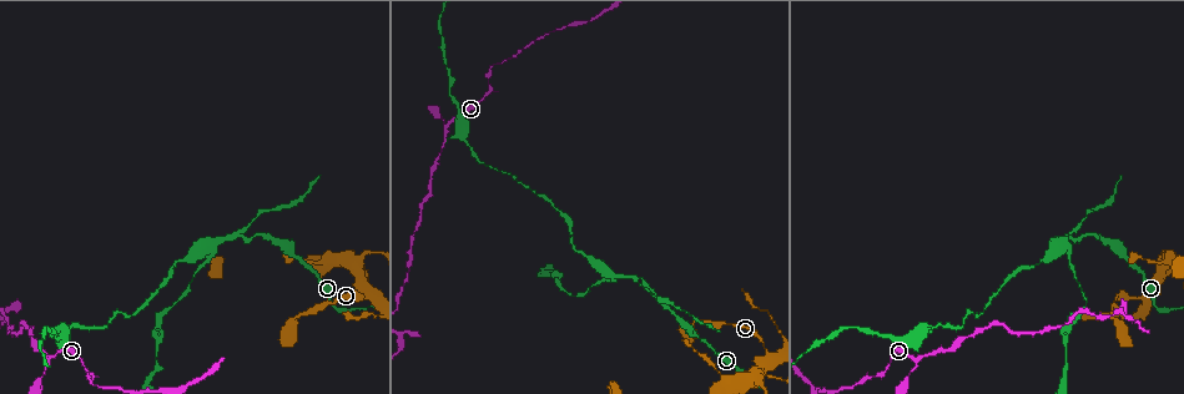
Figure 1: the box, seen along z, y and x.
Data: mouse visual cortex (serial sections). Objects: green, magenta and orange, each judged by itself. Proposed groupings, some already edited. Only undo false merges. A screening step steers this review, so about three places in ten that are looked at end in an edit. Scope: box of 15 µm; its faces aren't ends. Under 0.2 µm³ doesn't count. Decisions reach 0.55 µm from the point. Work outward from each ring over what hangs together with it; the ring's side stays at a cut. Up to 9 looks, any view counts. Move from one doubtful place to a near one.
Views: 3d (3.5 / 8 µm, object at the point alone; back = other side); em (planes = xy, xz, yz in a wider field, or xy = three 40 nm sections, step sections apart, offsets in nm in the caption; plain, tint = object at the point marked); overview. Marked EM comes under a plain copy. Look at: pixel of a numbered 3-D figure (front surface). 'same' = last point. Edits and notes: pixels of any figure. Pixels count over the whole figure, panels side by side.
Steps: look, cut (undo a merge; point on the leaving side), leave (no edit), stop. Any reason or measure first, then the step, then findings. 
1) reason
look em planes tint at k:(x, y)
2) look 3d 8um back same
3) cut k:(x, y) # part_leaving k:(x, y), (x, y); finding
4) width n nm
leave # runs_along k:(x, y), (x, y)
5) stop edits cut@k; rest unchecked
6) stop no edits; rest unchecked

calibre changes
look em xy step 5 tint at 1:(697, 335)

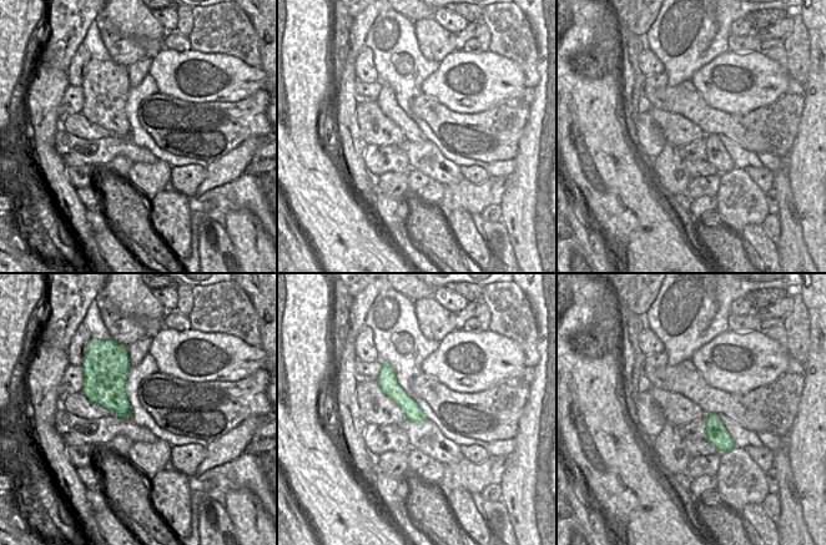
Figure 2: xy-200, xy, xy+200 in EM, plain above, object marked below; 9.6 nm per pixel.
look 3d 3.5um same

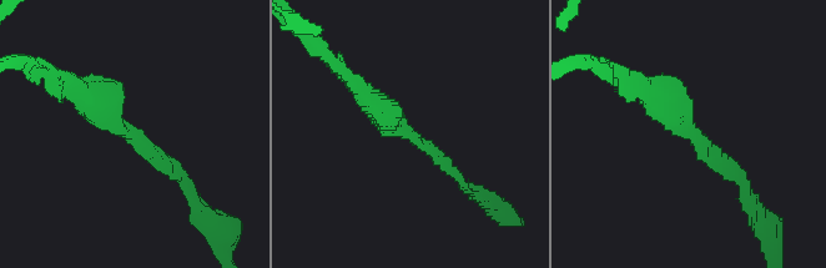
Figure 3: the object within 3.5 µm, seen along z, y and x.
leave # runs_along 3:(459, 177), (352, 81); all the same cell

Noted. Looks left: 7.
thin arm on a thick one
look 3d 3.5um at 1:(1064, 242)

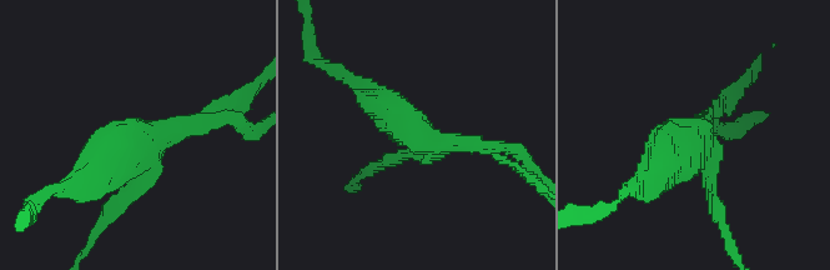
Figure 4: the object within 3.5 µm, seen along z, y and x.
arms 3; arm_widths 150, 200, 400 nm
look em xy step 5 tint at 4:(699, 138)

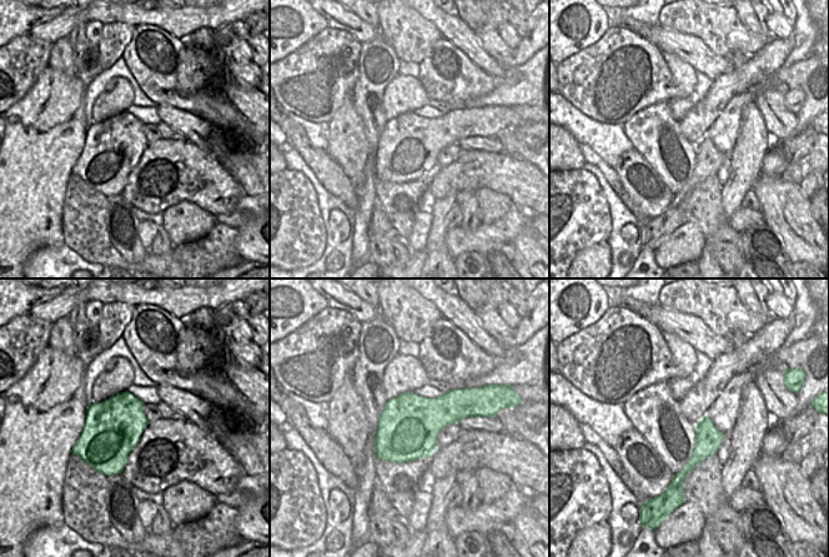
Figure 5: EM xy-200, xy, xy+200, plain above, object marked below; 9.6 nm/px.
width 600 nm
cut 4:(390, 163) # two cells meet here

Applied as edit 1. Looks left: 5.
redraw
look overview

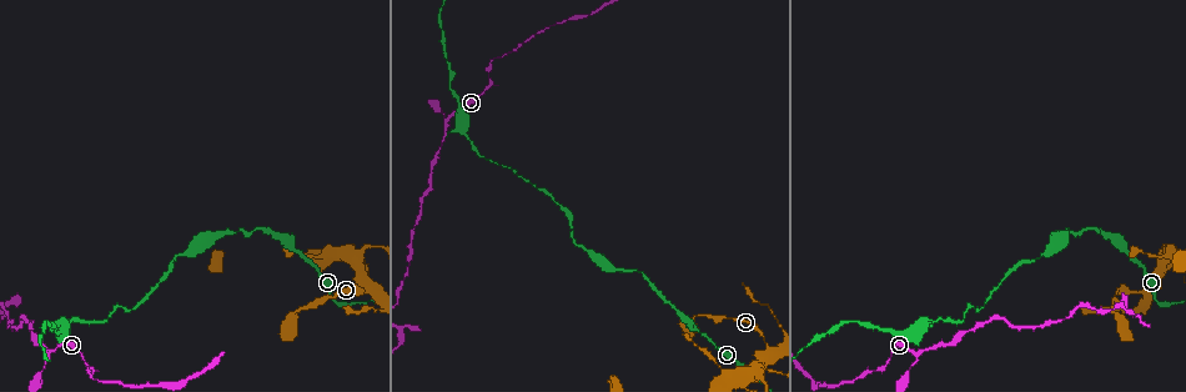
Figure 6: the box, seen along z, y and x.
look em planes tint at 6:(114, 308)

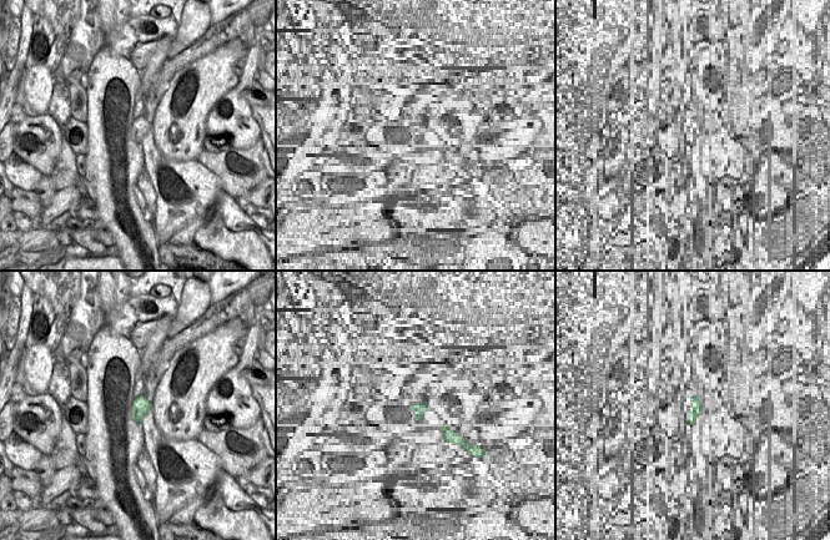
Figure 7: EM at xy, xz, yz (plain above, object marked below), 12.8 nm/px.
see where the arms go
look 3d 3.5um back same

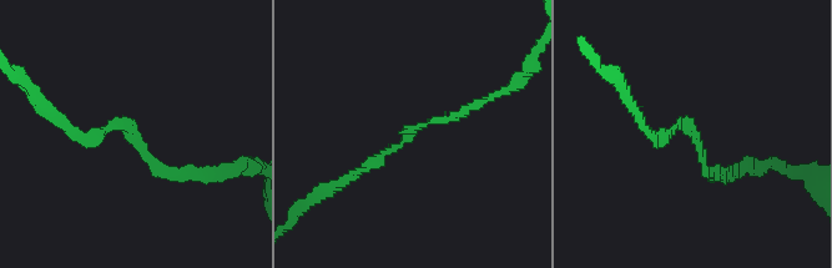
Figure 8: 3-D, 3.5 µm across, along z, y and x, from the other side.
leave # runs_along 8:(342, 183), (407, 132), (460, 114); continuous, no second cell

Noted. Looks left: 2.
thin neck
look 3d 3.5um at 6:(488, 76)

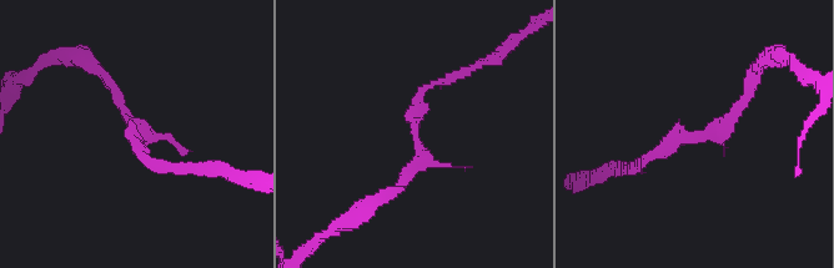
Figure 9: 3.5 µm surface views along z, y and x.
now the EM
look em xy step 1 tint at 9:(415, 134)

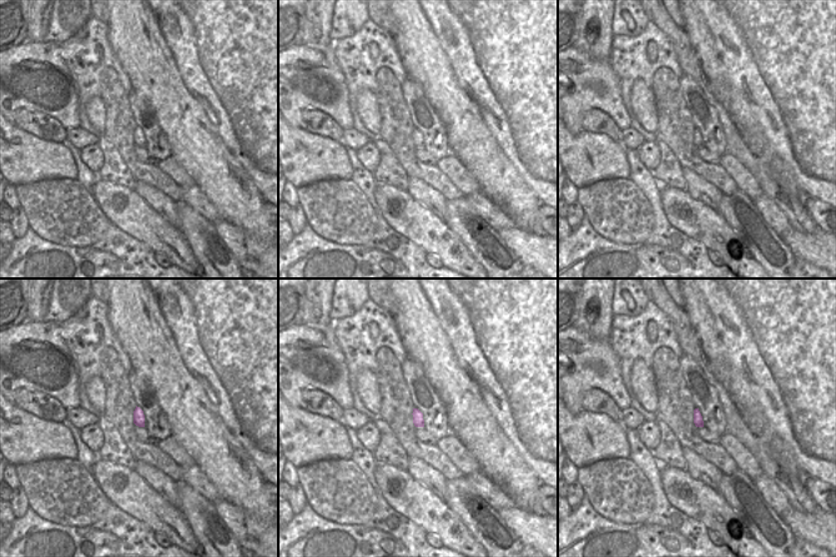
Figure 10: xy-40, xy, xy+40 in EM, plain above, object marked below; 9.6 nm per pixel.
leave # runs_along 9:(743, 99), (724, 130), (634, 167); all the same cell

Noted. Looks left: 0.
stop edits cut@4; rest unchecked

